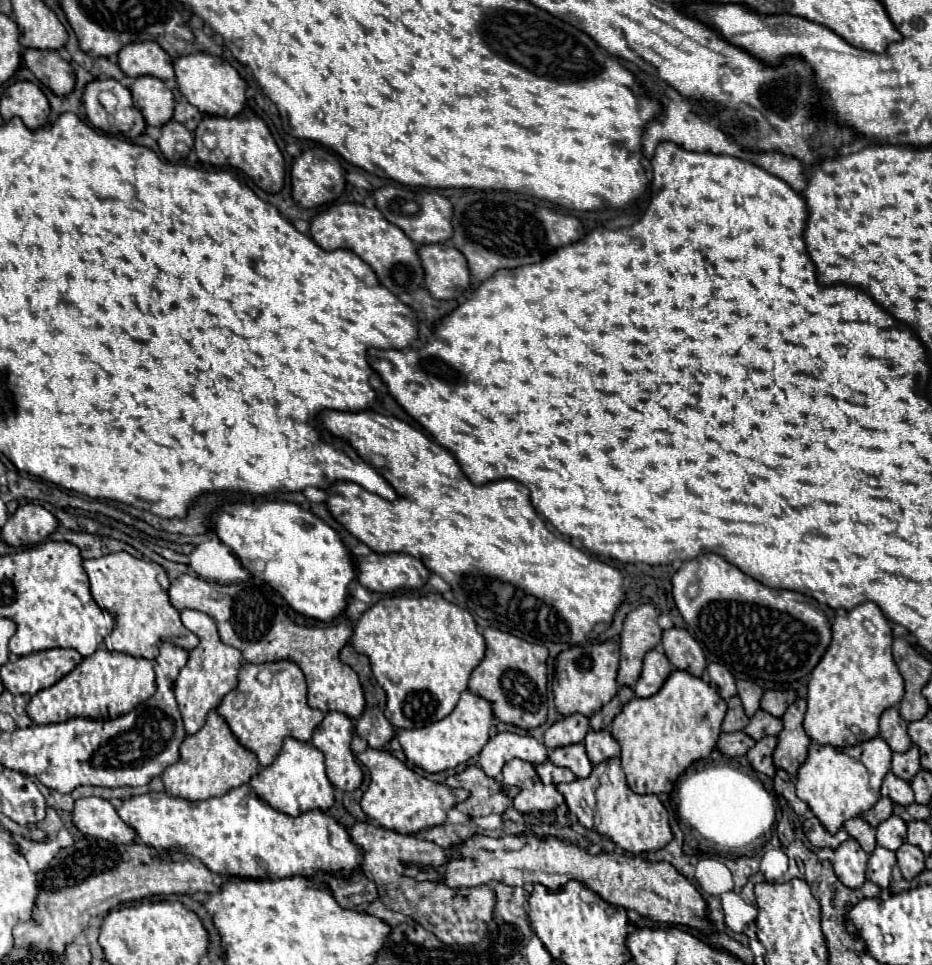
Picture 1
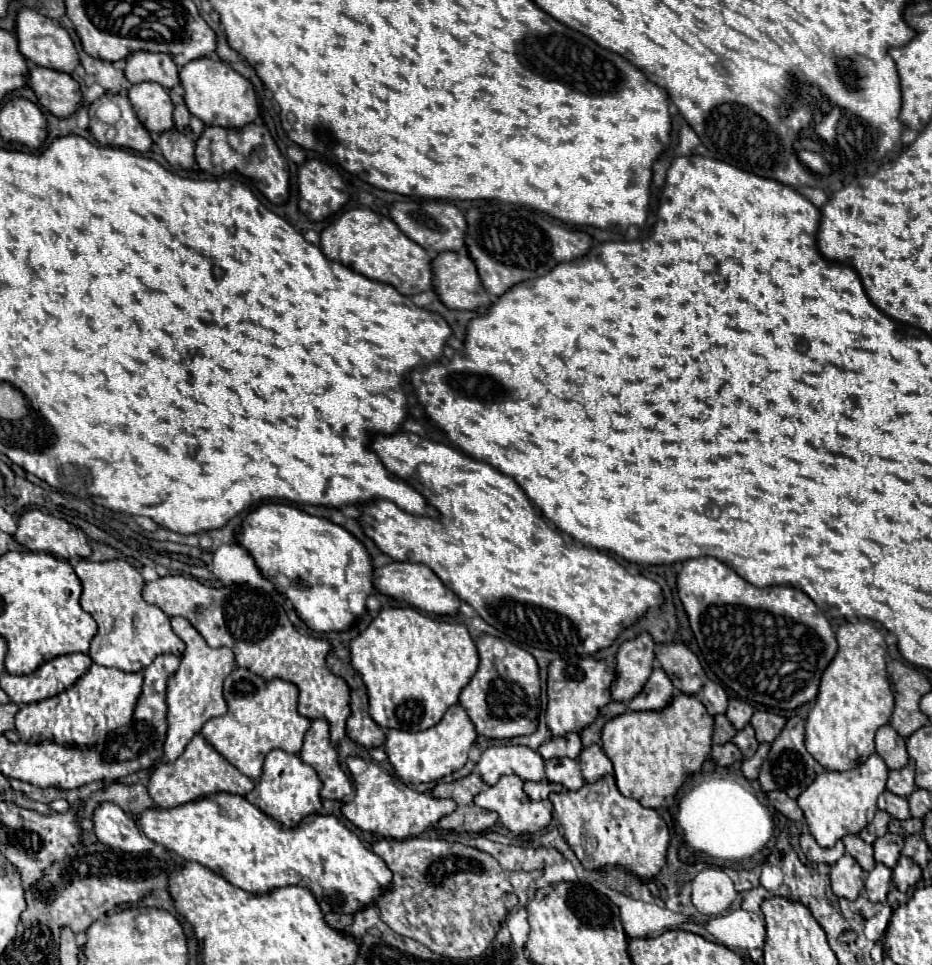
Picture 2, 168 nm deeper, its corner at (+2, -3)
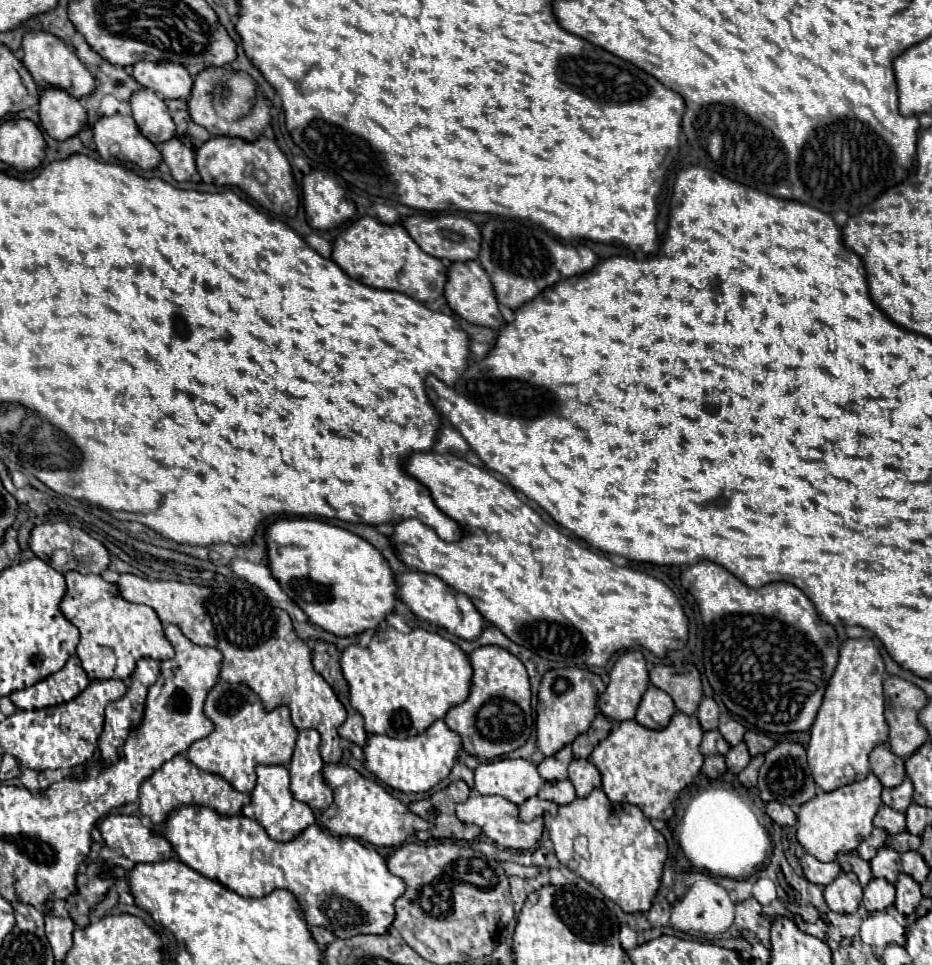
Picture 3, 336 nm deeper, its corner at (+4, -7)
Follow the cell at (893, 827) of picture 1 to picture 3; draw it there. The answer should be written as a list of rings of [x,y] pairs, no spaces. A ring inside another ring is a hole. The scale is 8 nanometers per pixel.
[[[881,847],[877,851],[877,857],[871,861],[871,869],[873,877],[895,883],[897,875],[901,873],[901,855],[889,847]]]

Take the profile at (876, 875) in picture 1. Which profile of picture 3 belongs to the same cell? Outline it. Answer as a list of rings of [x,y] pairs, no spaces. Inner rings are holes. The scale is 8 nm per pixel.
[[[873,879],[865,889],[863,889],[863,907],[873,913],[873,911],[885,911],[895,903],[895,887],[889,885],[889,881]]]

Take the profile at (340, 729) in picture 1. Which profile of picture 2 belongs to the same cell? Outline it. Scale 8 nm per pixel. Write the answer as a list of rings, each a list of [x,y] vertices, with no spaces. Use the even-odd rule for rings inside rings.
[[[315,719],[311,723],[309,731],[305,733],[299,757],[317,771],[323,783],[321,789],[323,799],[341,801],[353,791],[351,779],[345,775],[345,771],[339,765],[337,745],[333,745],[329,739],[329,723],[325,719]]]

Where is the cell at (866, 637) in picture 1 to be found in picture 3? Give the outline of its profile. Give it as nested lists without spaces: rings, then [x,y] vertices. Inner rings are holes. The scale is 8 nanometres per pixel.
[[[865,637],[847,639],[841,647],[837,669],[835,669],[835,673],[827,685],[823,705],[821,705],[817,719],[809,731],[811,741],[807,747],[807,763],[809,763],[809,769],[811,769],[815,783],[823,791],[829,793],[829,791],[835,791],[835,789],[849,785],[853,781],[863,781],[869,775],[869,753],[877,745],[887,743],[889,727],[887,727],[887,721],[883,715],[883,709],[885,709],[883,679],[885,679],[885,665],[883,665],[883,659],[881,659],[875,643],[871,639],[865,639]]]

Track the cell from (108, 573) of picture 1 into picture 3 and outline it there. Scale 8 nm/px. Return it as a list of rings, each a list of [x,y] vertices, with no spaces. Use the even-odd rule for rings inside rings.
[[[79,571],[65,573],[67,591],[59,603],[59,609],[67,621],[71,621],[79,633],[77,659],[87,673],[89,681],[93,679],[119,679],[129,681],[135,663],[141,657],[151,657],[165,661],[173,657],[173,647],[163,635],[163,625],[157,613],[147,605],[129,603],[115,593],[115,585],[101,579],[101,575],[81,575]]]

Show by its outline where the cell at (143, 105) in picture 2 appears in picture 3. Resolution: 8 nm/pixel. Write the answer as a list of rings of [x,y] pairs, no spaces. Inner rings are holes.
[[[141,89],[133,93],[129,103],[135,123],[139,125],[141,133],[149,137],[149,141],[161,145],[175,137],[175,123],[171,119],[171,113],[157,93],[153,93],[151,89]]]

